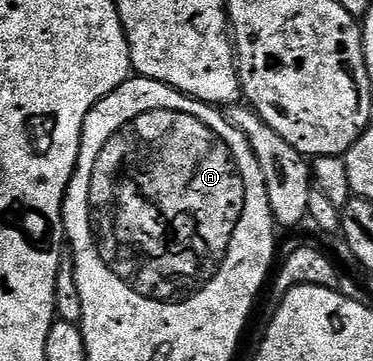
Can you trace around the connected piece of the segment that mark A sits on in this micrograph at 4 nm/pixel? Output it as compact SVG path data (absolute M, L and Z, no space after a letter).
M198 108L187 113L187 109L143 109L143 113L135 113L134 119L127 117L127 125L119 125L103 145L99 145L99 153L95 153L95 161L91 161L91 178L89 178L89 195L87 197L87 229L91 229L91 245L95 248L95 257L107 273L117 275L121 279L123 289L131 289L135 297L142 301L151 301L151 305L187 305L187 301L195 301L199 293L211 289L211 281L223 274L223 265L227 265L227 257L231 257L231 241L235 241L235 233L239 233L239 221L243 221L243 213L247 213L247 177L243 177L243 165L239 165L239 157L235 157L235 149L231 149L231 141L226 128L221 124L214 125Z

